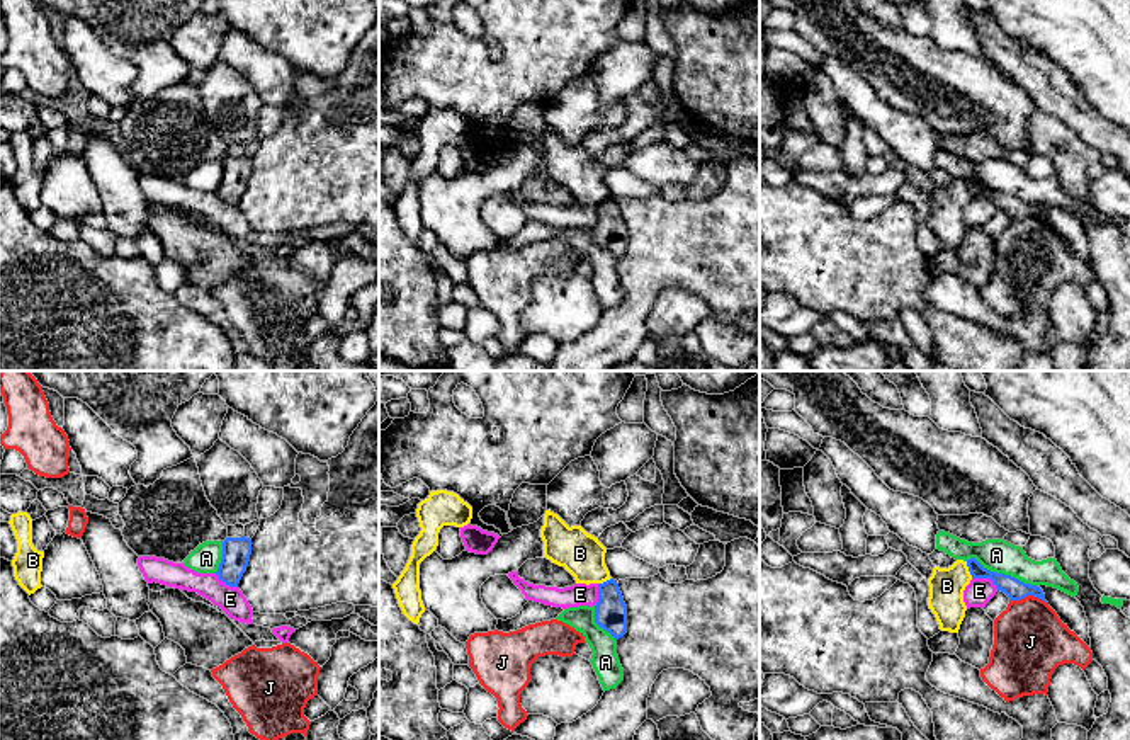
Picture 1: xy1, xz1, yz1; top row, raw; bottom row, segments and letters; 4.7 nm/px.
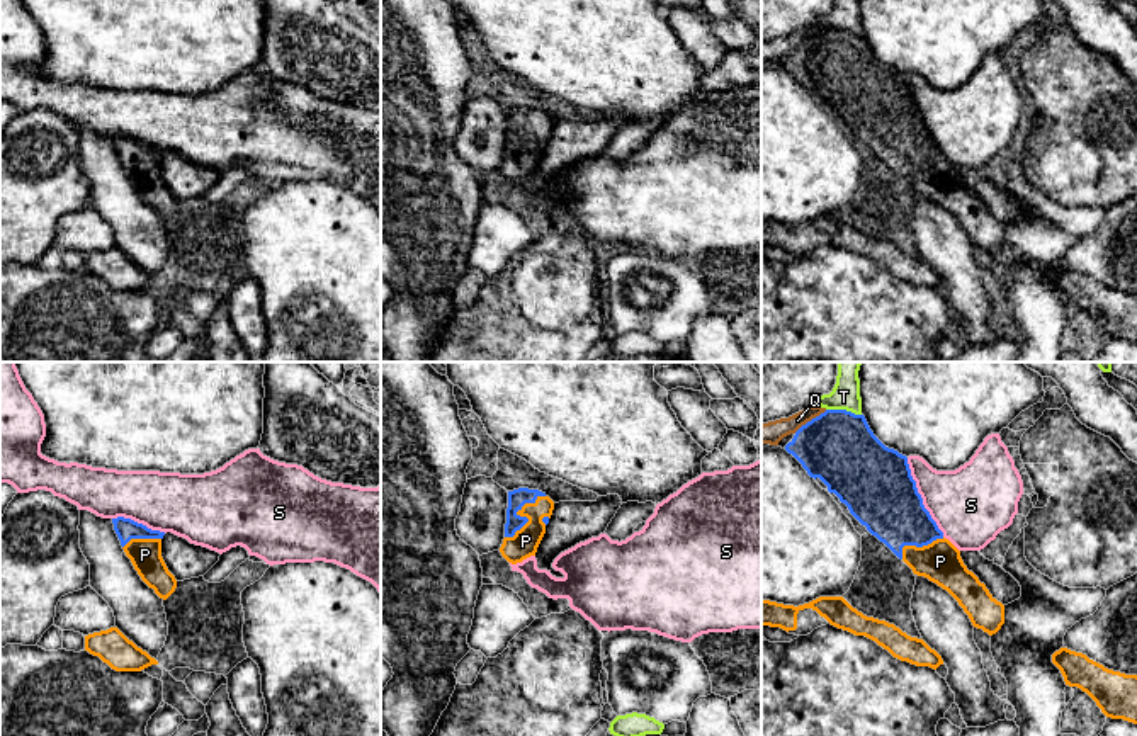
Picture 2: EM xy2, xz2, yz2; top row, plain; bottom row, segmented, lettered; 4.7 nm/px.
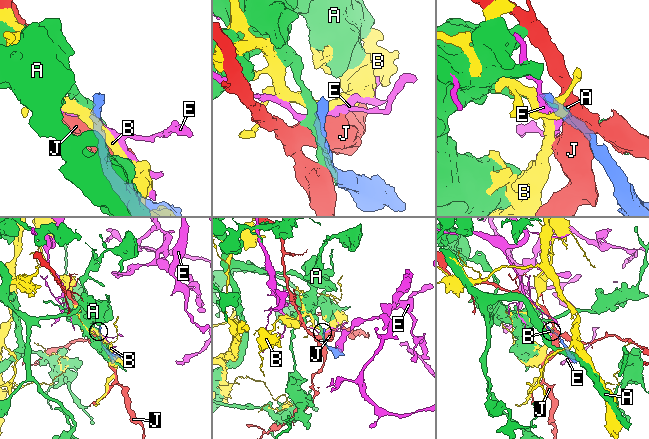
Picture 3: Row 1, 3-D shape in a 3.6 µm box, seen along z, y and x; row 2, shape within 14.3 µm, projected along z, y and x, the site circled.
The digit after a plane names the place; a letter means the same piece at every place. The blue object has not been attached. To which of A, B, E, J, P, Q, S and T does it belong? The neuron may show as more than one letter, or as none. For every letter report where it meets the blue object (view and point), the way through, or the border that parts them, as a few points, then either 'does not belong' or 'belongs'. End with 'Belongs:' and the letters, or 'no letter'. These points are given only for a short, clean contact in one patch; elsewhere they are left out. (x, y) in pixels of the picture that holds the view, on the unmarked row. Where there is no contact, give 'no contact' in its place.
A: contact yz1 (1001, 193); does not belong
B: contact yz1 (969, 189); border yz1 (966, 181), (972, 196); does not belong
E: contact yz1 (986, 196); border yz1 (972, 196), (988, 196), (998, 208); does not belong
J: contact yz1 (1028, 213); does not belong
P: contact xz2 (519, 135); way xz2 (517, 118), (519, 135), (527, 138), (526, 160); belongs
Q: contact yz2 (811, 39); border yz2 (826, 29), (794, 51); does not belong
S: contact yz2 (920, 116); does not belong
T: contact yz2 (843, 29); border yz2 (826, 28), (845, 28), (860, 34); does not belong
Belongs: P

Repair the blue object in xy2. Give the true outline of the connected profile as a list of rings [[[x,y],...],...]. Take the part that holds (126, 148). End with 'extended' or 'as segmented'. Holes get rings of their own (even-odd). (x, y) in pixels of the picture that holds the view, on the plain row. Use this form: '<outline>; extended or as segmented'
[[[112,138],[114,150],[126,175],[131,178],[141,199],[167,219],[177,207],[175,195],[161,177],[161,158],[165,151],[151,150],[131,138]]]; extended

